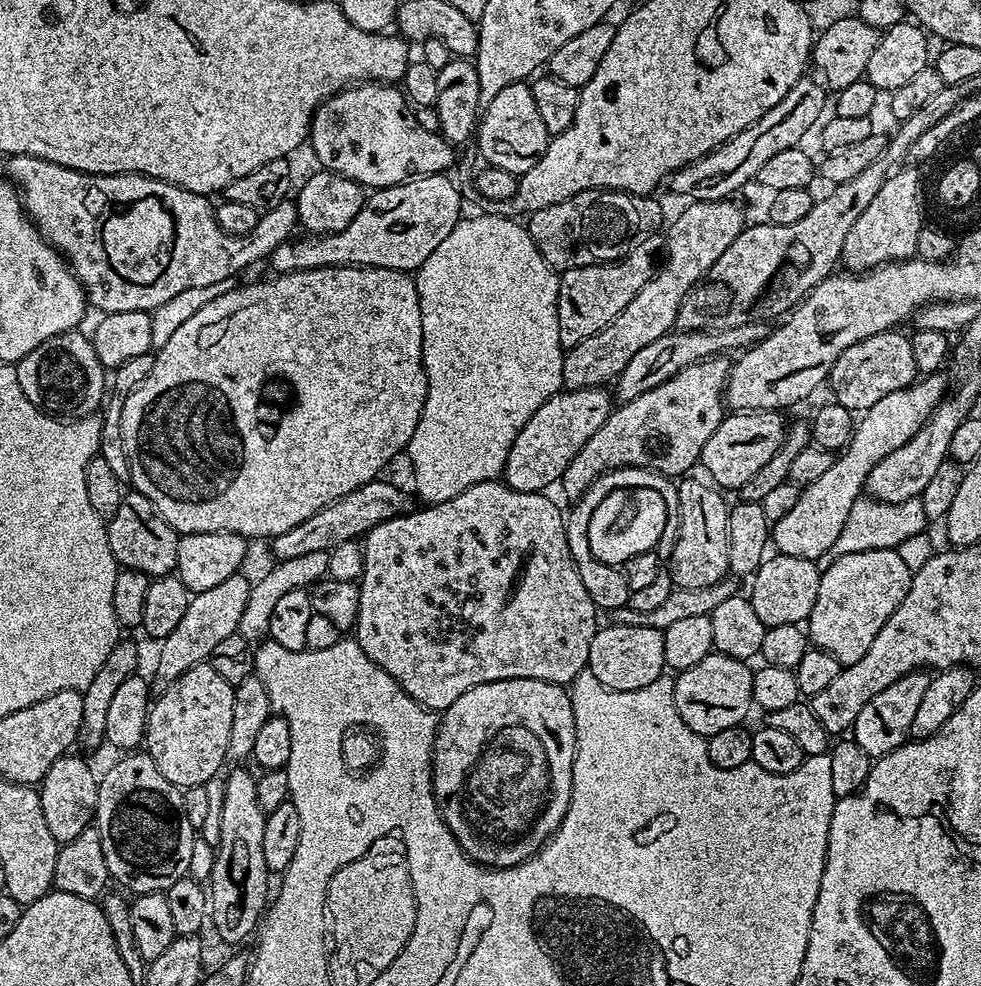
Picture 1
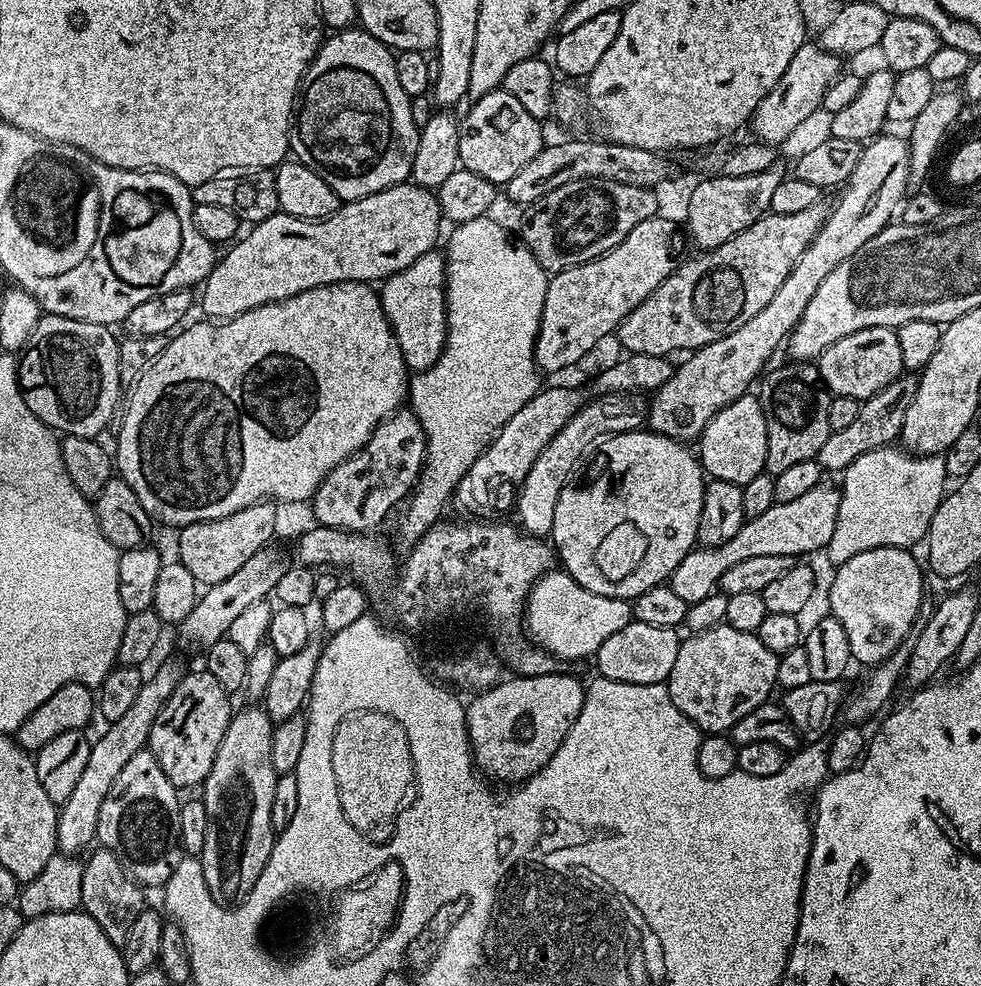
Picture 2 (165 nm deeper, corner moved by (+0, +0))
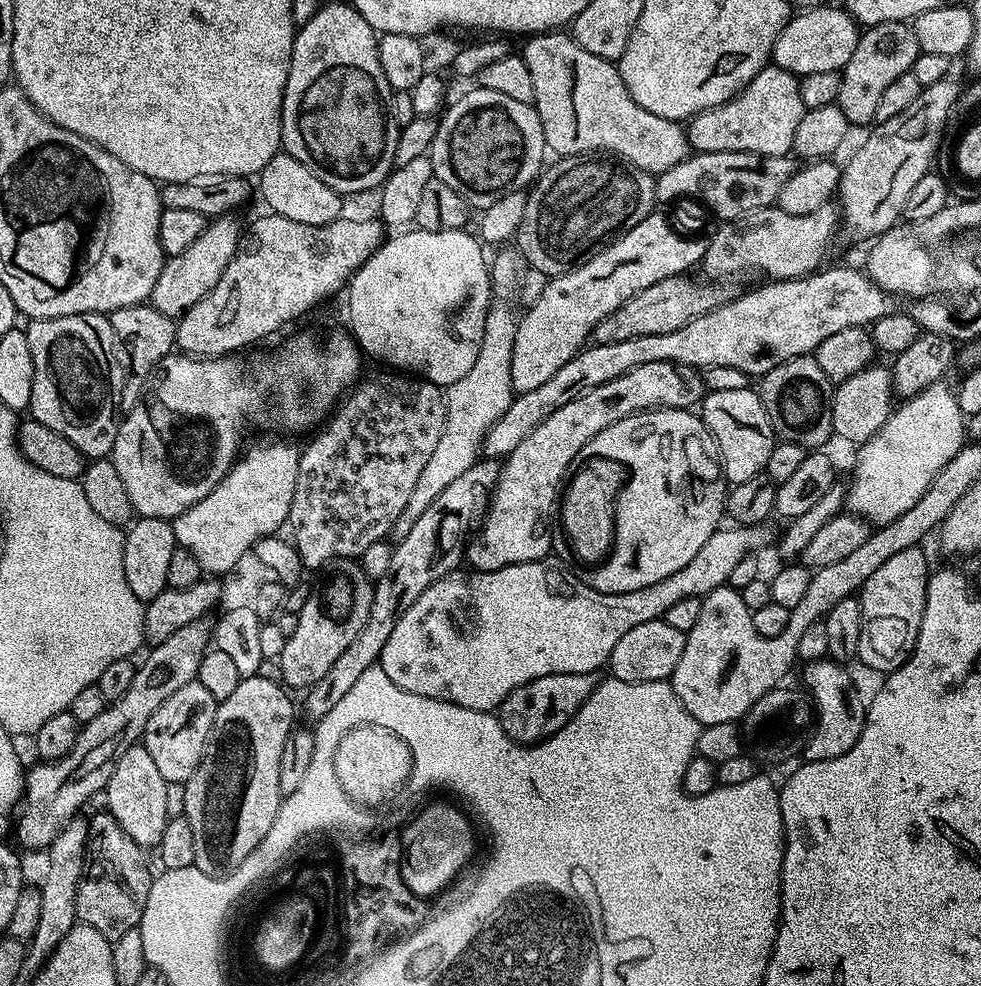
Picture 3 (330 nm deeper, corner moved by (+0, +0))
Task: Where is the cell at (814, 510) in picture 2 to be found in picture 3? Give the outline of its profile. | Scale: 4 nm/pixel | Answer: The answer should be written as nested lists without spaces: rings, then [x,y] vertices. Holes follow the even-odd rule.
[[[763,523],[731,527],[721,527],[713,534],[682,570],[674,570],[674,574],[662,578],[662,582],[654,582],[654,586],[630,590],[630,594],[602,594],[591,588],[587,579],[579,580],[570,569],[548,564],[547,559],[510,564],[493,572],[472,570],[469,576],[449,571],[398,616],[390,638],[386,638],[386,646],[382,646],[378,667],[390,682],[402,686],[402,690],[410,690],[410,694],[422,694],[479,712],[499,709],[514,689],[531,680],[550,674],[595,673],[595,668],[607,665],[614,646],[618,646],[618,638],[634,630],[634,626],[642,626],[642,622],[661,619],[682,598],[703,598],[716,588],[725,587],[734,566],[768,540]]]

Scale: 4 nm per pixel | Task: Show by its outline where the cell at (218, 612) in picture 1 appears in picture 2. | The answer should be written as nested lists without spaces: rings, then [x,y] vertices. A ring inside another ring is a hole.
[[[164,664],[153,676],[144,681],[142,690],[138,690],[138,699],[126,710],[126,715],[111,721],[100,737],[92,740],[90,758],[86,762],[86,770],[82,770],[82,778],[78,778],[78,786],[74,786],[74,794],[59,805],[56,818],[56,847],[64,854],[80,854],[80,851],[96,840],[98,826],[98,810],[102,810],[102,801],[110,794],[110,786],[114,786],[114,778],[122,771],[122,766],[134,758],[134,754],[145,751],[150,730],[154,726],[154,718],[166,706],[170,694],[180,685],[182,669],[176,664]]]

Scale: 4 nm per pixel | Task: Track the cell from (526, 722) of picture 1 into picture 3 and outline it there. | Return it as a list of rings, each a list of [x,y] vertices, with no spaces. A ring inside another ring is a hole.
[[[550,674],[546,678],[531,680],[518,686],[501,702],[498,719],[517,744],[538,744],[575,718],[576,711],[584,705],[586,698],[590,698],[597,683],[597,677],[592,674]]]

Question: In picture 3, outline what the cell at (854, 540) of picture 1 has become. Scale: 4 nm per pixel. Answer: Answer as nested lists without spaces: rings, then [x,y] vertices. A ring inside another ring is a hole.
[[[943,383],[935,384],[922,390],[917,396],[903,401],[899,405],[901,408],[897,407],[875,434],[859,445],[857,452],[860,453],[856,456],[856,469],[852,472],[848,492],[846,488],[846,508],[852,516],[879,526],[906,514],[906,510],[910,510],[910,506],[914,506],[932,488],[932,483],[942,474],[954,454],[958,454],[960,449],[965,447],[965,417],[955,395],[951,391],[948,393],[944,387]]]

